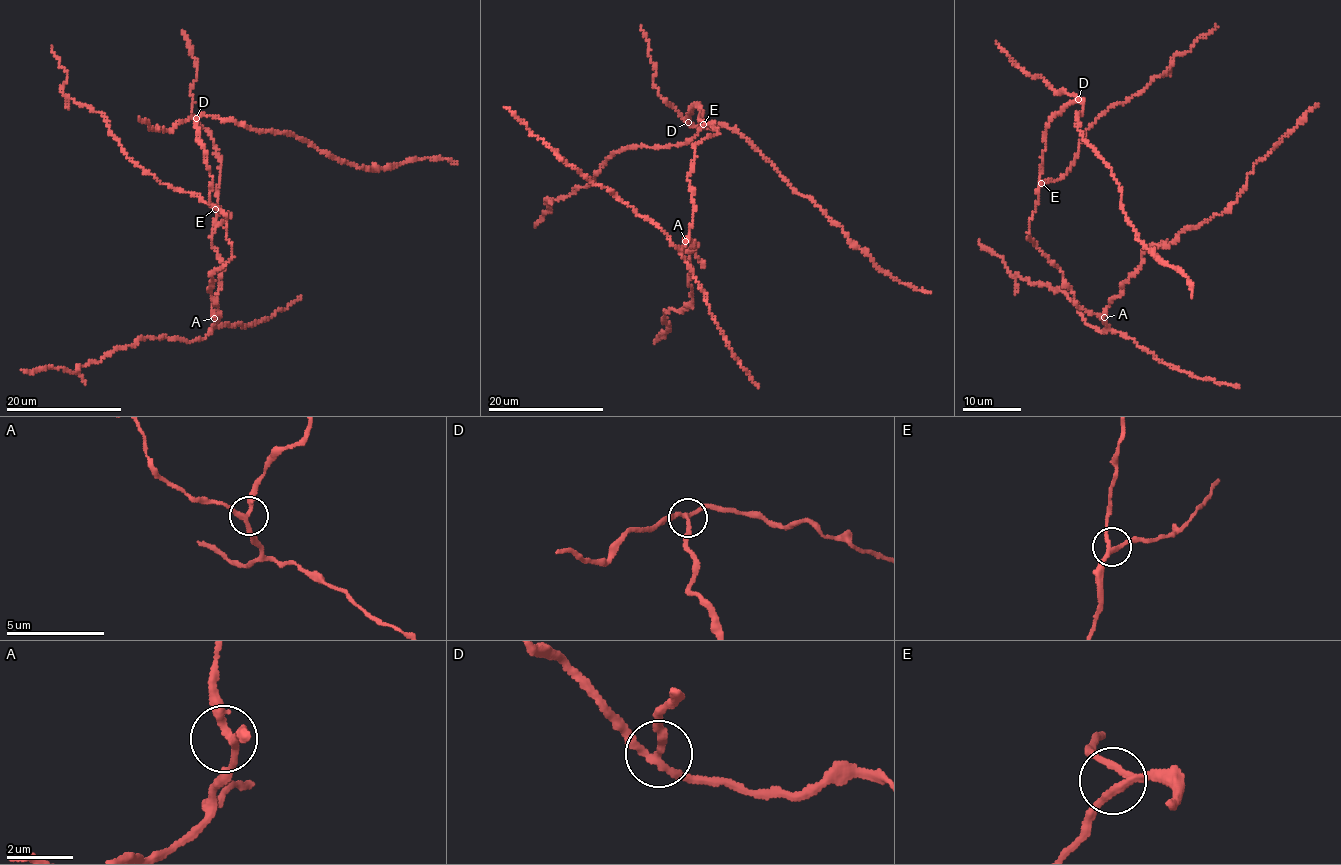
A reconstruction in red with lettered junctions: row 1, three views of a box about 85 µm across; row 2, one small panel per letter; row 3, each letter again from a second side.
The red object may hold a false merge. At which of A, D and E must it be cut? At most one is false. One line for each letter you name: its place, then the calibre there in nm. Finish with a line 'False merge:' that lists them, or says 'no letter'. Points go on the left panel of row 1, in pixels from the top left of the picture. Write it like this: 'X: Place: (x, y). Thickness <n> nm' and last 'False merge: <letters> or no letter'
D: Place: (196, 118). Thickness 200 nm
False merge: D

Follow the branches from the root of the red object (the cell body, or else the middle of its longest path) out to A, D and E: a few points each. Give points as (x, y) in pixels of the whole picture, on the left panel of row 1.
A: (232, 256), (211, 274), (213, 281), (209, 291), (219, 316), (214, 318)
D: (232, 256), (232, 244), (226, 234), (226, 217), (210, 202), (210, 169), (205, 149), (197, 139), (196, 118)
E: (232, 256), (232, 244), (226, 234), (226, 217), (215, 209)

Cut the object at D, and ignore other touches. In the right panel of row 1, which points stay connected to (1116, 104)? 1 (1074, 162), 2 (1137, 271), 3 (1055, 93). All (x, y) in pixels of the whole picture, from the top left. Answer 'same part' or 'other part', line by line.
1: same part
2: same part
3: other part

